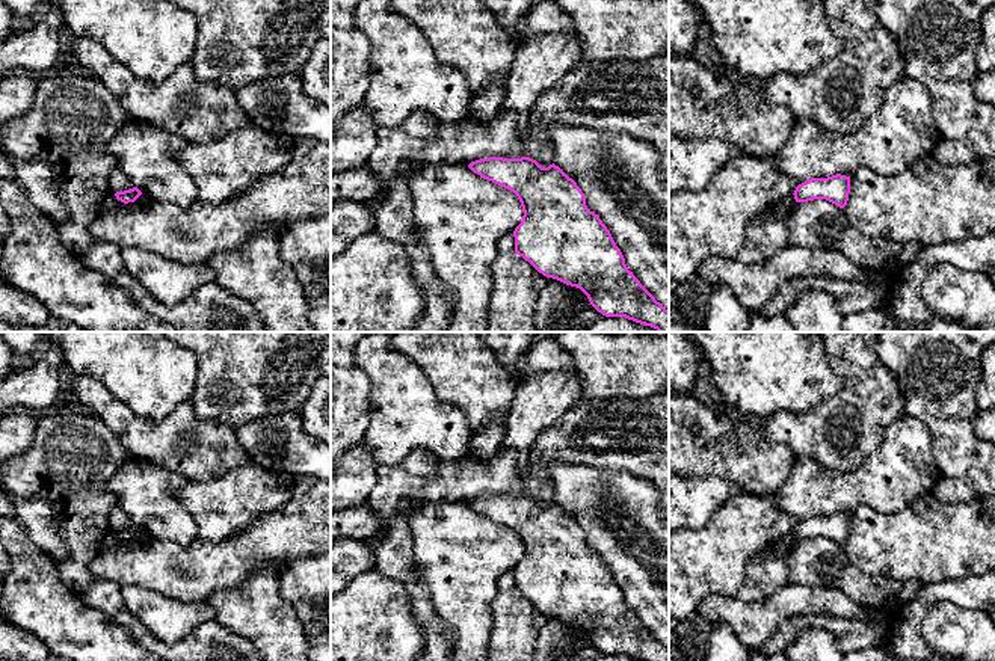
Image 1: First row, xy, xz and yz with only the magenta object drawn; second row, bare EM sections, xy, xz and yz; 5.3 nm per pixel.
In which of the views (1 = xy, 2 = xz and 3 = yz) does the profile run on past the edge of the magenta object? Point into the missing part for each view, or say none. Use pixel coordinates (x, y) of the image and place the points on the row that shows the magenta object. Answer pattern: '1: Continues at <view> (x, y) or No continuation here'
1: No continuation here
2: No continuation here
3: No continuation here

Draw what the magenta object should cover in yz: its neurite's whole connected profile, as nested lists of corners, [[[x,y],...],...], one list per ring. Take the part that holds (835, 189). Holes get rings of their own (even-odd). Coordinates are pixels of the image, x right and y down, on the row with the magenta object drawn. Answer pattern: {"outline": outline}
{"outline": [[[836,174],[827,178],[811,178],[799,184],[794,190],[796,202],[826,199],[844,208],[850,193],[850,177]]]}

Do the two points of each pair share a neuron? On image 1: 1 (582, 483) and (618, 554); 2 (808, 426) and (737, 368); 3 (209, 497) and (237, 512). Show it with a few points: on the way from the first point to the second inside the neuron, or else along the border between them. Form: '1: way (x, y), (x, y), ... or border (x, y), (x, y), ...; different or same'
1: way (591, 501), (592, 518), (607, 536); same
2: border (823, 397), (805, 411), (776, 411), (763, 420); different
3: way (216, 504), (230, 506); same

